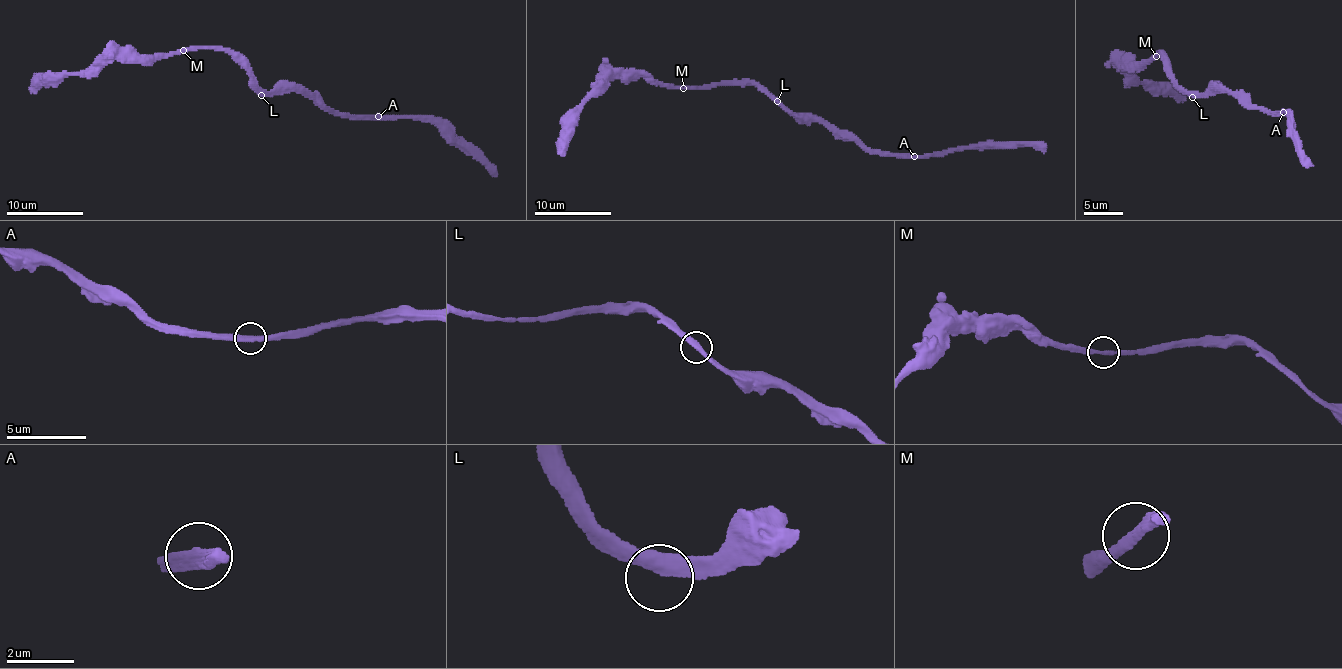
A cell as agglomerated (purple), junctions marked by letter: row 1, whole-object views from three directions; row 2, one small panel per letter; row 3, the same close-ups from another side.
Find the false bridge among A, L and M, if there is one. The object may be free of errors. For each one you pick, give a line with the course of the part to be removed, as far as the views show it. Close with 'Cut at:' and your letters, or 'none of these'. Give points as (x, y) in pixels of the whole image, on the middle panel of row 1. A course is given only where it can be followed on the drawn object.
Cut at: none of these

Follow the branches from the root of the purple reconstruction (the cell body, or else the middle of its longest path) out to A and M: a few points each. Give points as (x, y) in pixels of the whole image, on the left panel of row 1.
A: (263, 92), (307, 91), (316, 101), (338, 113), (379, 115)
M: (263, 92), (227, 52), (213, 48), (183, 50)

